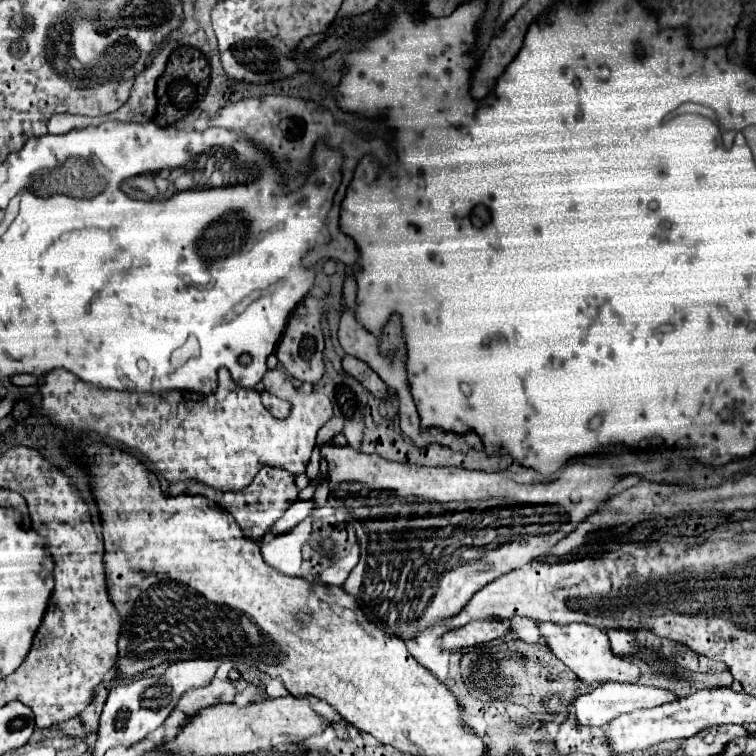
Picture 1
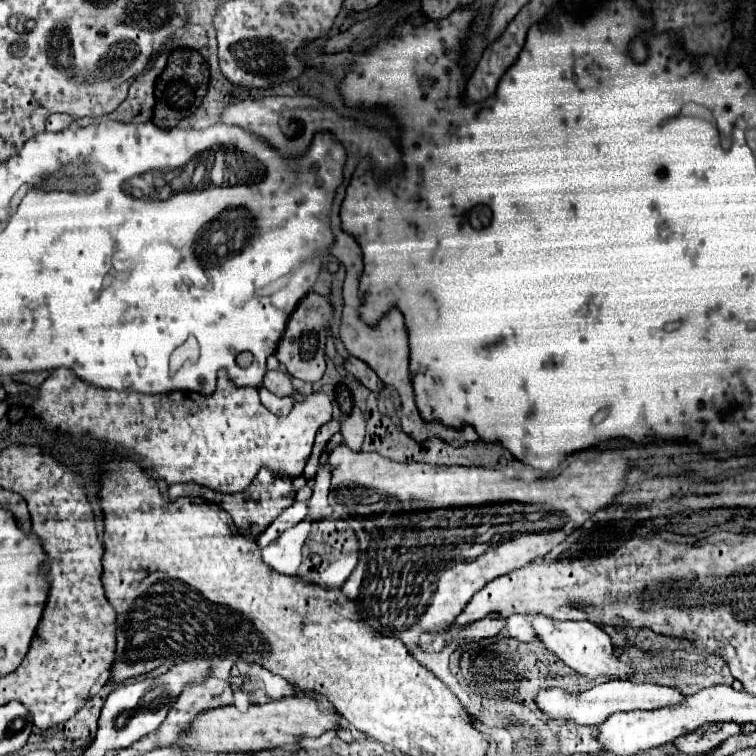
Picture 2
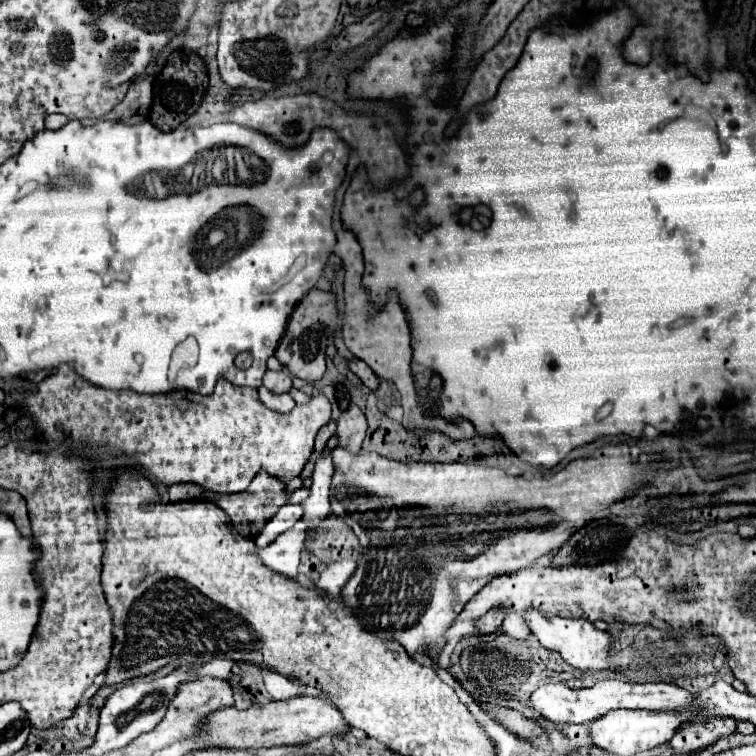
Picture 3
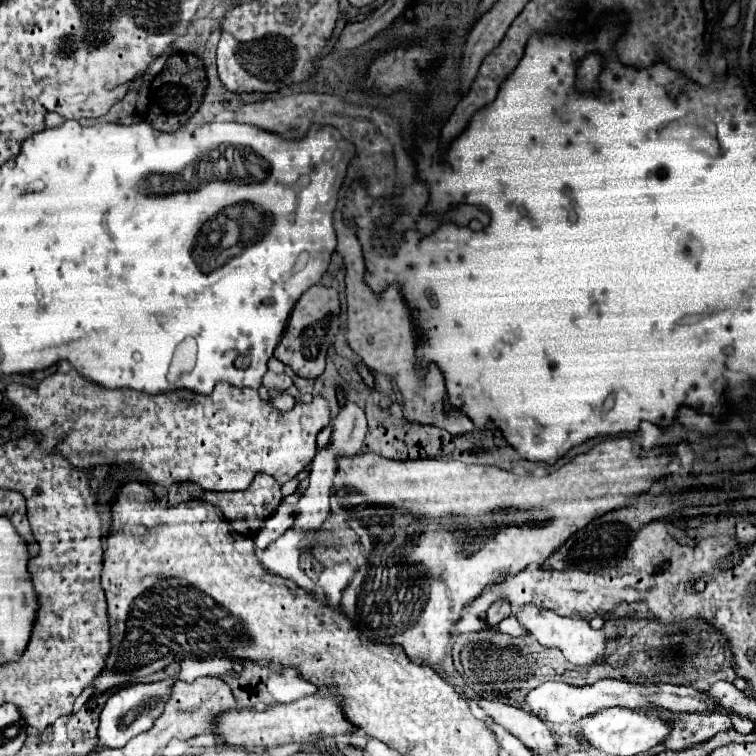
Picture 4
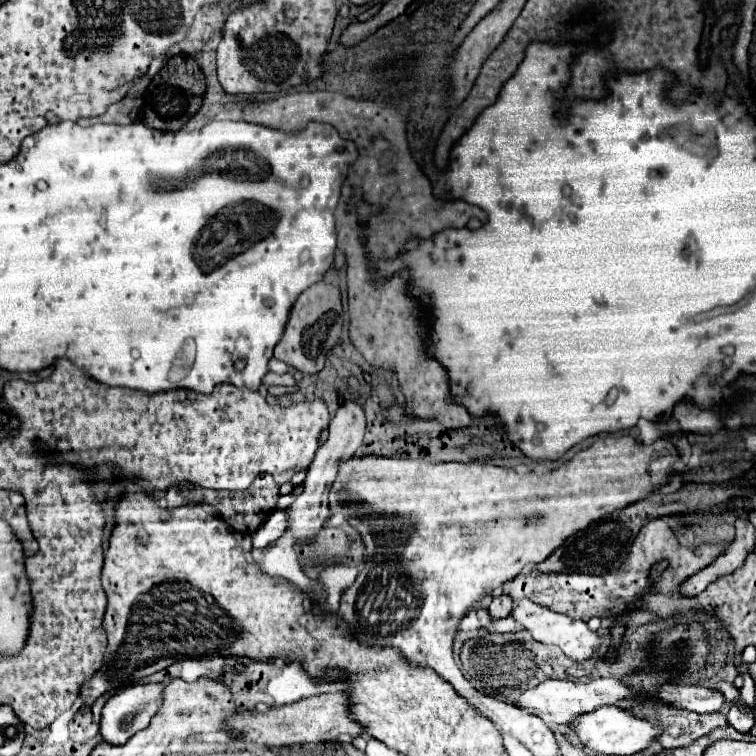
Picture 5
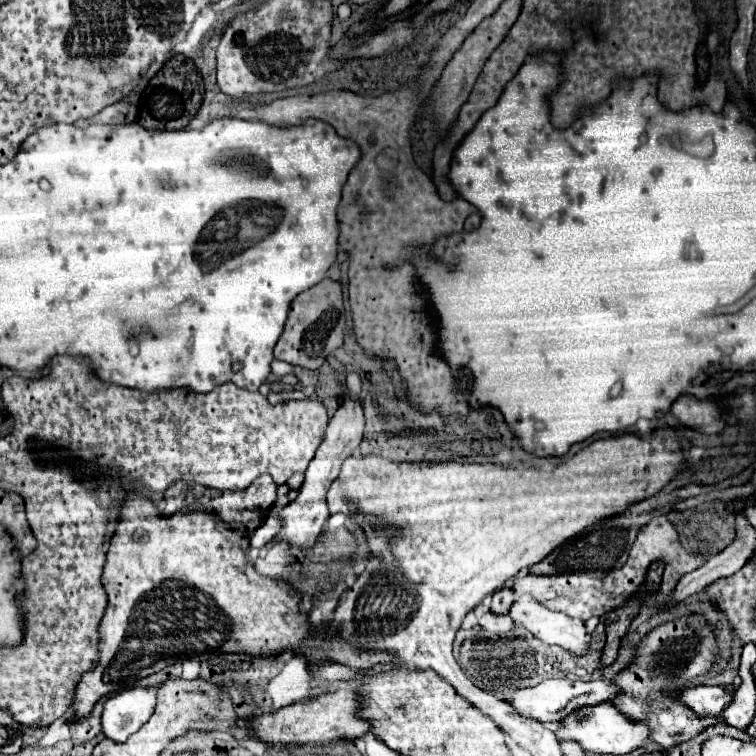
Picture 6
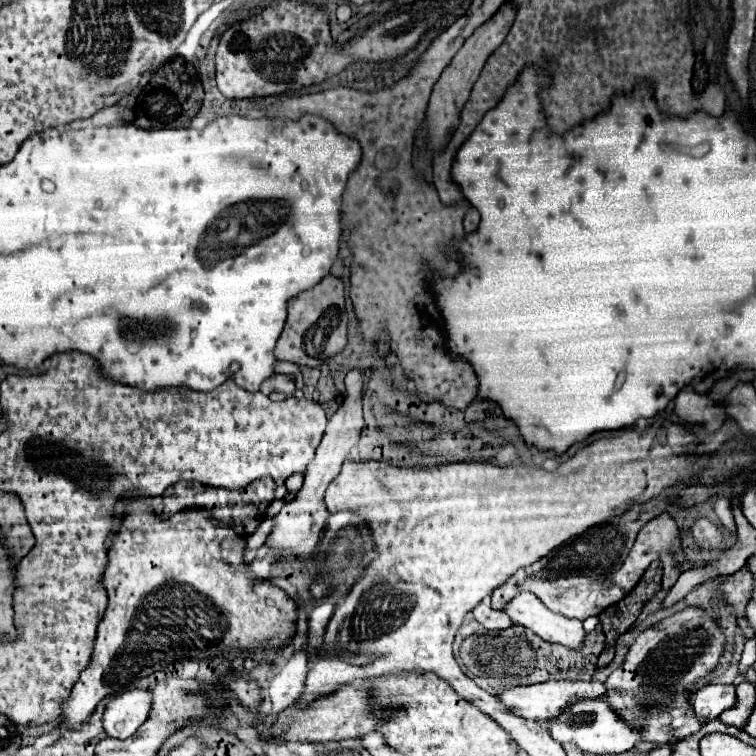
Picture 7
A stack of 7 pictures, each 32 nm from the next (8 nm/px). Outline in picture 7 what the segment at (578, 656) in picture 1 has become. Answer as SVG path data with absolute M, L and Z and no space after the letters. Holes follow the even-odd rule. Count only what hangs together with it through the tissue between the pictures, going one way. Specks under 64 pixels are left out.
M520 592L516 598L506 602L504 612L514 624L532 628L540 638L568 648L580 648L586 636L582 621L550 612L532 592Z

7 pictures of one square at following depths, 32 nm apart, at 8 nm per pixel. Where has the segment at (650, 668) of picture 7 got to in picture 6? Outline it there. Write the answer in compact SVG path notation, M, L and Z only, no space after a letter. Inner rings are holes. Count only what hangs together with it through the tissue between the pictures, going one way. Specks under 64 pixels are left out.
M686 614L676 620L664 622L640 638L640 642L634 646L630 664L612 678L612 684L620 688L620 694L614 696L612 704L630 720L648 726L650 742L658 742L662 748L682 744L710 724L720 722L720 718L698 718L696 712L692 712L680 700L680 692L688 688L688 684L696 676L706 674L714 666L716 656L716 632L702 614Z

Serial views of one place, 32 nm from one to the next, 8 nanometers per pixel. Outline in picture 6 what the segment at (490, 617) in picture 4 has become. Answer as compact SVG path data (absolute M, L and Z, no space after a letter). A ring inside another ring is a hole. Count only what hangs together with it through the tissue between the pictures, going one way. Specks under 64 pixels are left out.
M504 586L504 588L500 588L498 592L492 594L490 610L496 612L496 614L506 614L508 608L510 608L510 604L512 604L512 600L514 600L514 590L508 588L508 586Z

